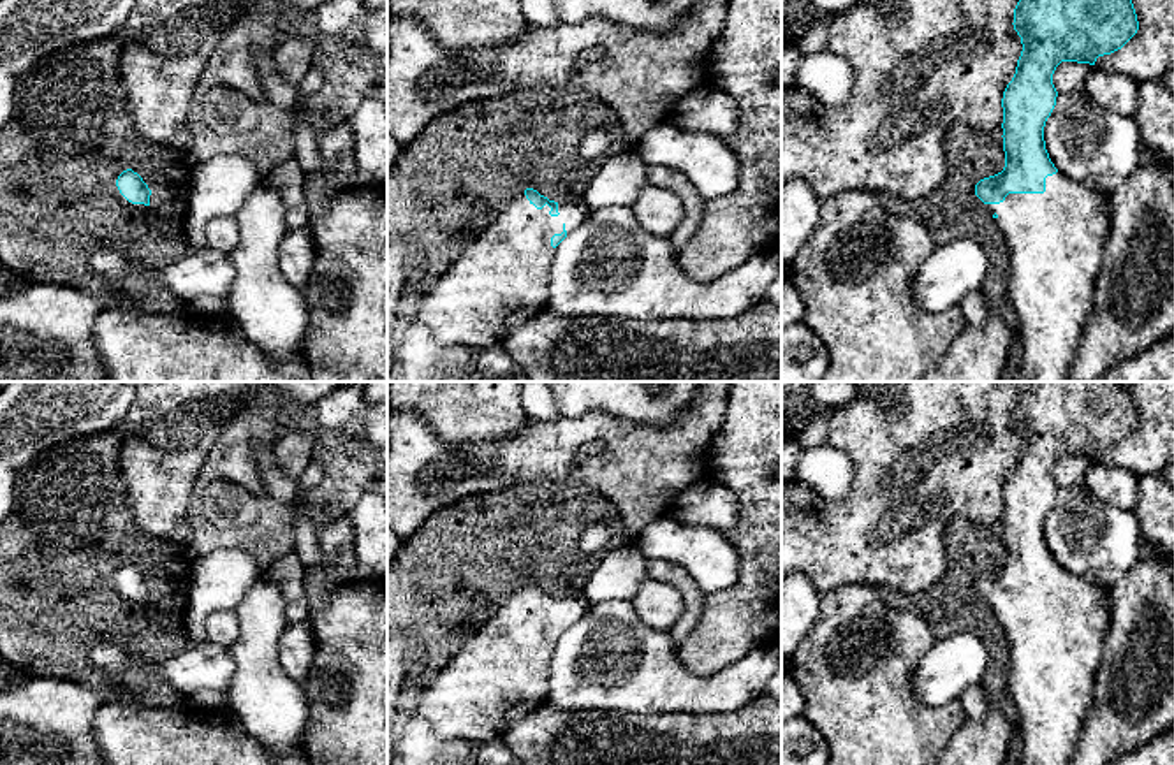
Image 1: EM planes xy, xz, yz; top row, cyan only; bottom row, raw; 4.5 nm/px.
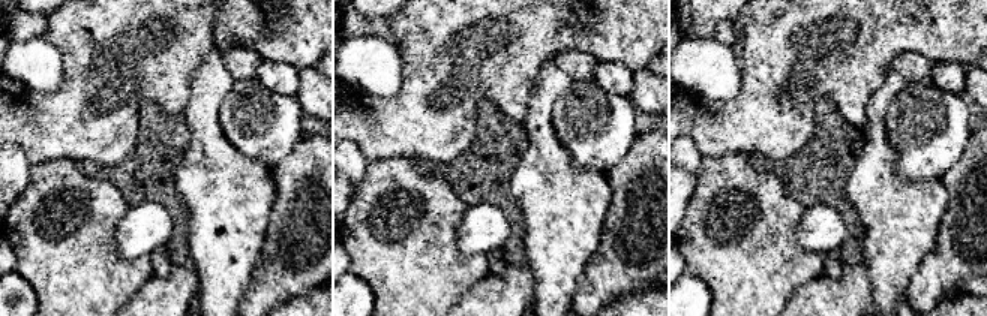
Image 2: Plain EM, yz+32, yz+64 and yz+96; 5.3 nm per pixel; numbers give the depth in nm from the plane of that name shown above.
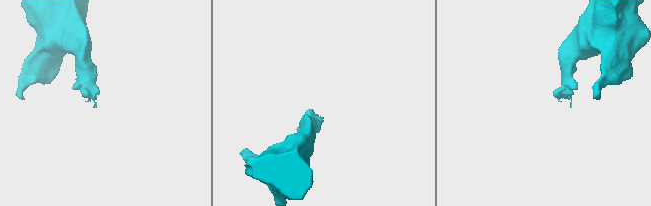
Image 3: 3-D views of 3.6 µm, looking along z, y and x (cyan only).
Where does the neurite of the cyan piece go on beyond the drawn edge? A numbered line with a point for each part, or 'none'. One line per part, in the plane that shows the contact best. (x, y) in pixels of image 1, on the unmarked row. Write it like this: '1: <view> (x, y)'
1: yz (1055, 633)

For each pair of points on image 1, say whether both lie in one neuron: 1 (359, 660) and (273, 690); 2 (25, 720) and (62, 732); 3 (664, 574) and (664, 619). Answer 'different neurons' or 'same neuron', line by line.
1: different neurons
2: same neuron
3: different neurons

